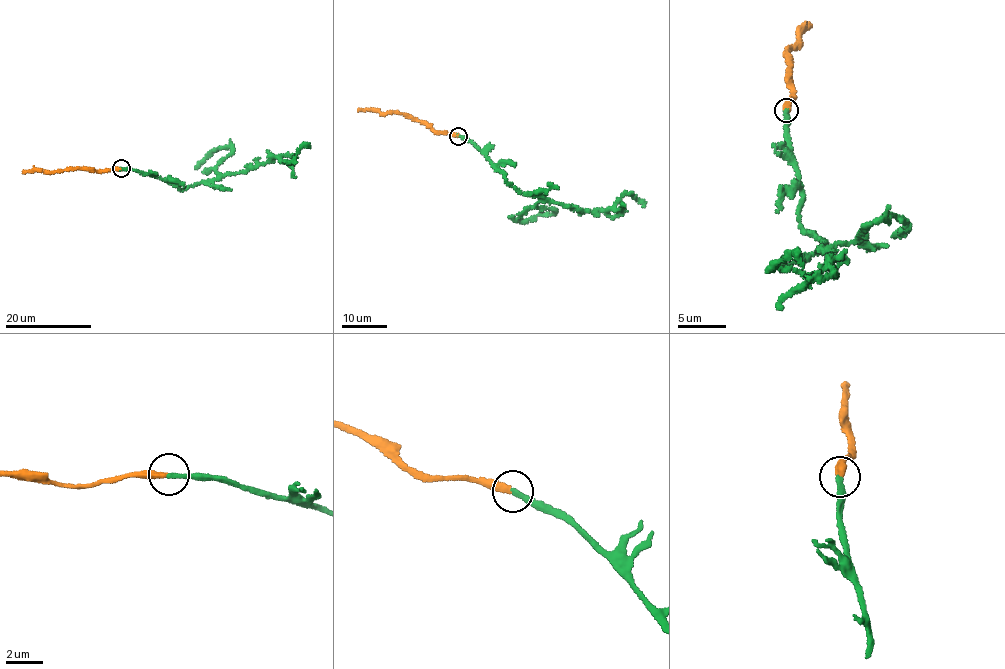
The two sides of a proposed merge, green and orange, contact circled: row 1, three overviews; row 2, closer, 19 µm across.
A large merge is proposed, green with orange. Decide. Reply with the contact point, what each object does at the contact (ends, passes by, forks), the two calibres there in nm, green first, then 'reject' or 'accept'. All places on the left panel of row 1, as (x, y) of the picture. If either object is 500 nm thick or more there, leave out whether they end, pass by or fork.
(121, 168) | green ends | orange ends | 280/340 nm | accept

